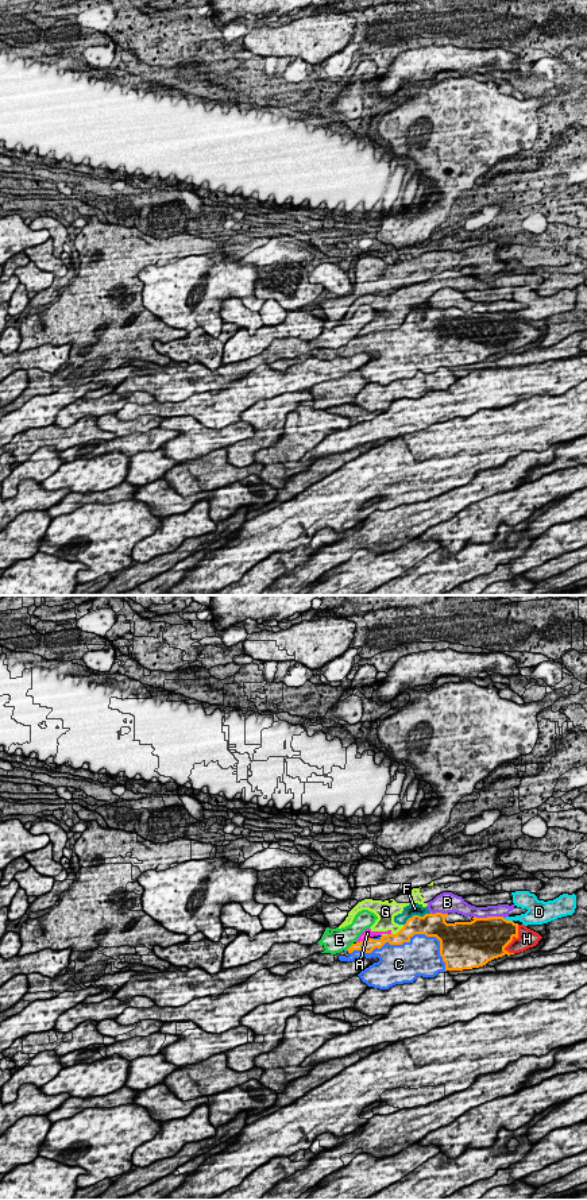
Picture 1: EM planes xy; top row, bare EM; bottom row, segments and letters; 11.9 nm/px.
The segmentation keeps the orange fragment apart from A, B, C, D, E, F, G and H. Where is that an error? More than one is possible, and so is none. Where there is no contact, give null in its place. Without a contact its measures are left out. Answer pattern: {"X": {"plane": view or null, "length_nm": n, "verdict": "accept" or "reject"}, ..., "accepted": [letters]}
{"A": {"plane": "xy", "length_nm": 170, "verdict": "reject"}, "B": {"plane": "xy", "length_nm": 360, "verdict": "reject"}, "C": {"plane": "xy", "length_nm": 1200, "verdict": "accept"}, "D": {"plane": "xy", "length_nm": 120, "verdict": "reject"}, "E": {"plane": "xy", "length_nm": 130, "verdict": "reject"}, "F": {"plane": "xy", "length_nm": 360, "verdict": "reject"}, "G": {"plane": "xy", "length_nm": 200, "verdict": "reject"}, "H": {"plane": "xy", "length_nm": 380, "verdict": "accept"}, "accepted": ["C", "H"]}

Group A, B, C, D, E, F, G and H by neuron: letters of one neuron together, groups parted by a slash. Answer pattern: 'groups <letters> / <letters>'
groups A F G / B / C H / D / E

